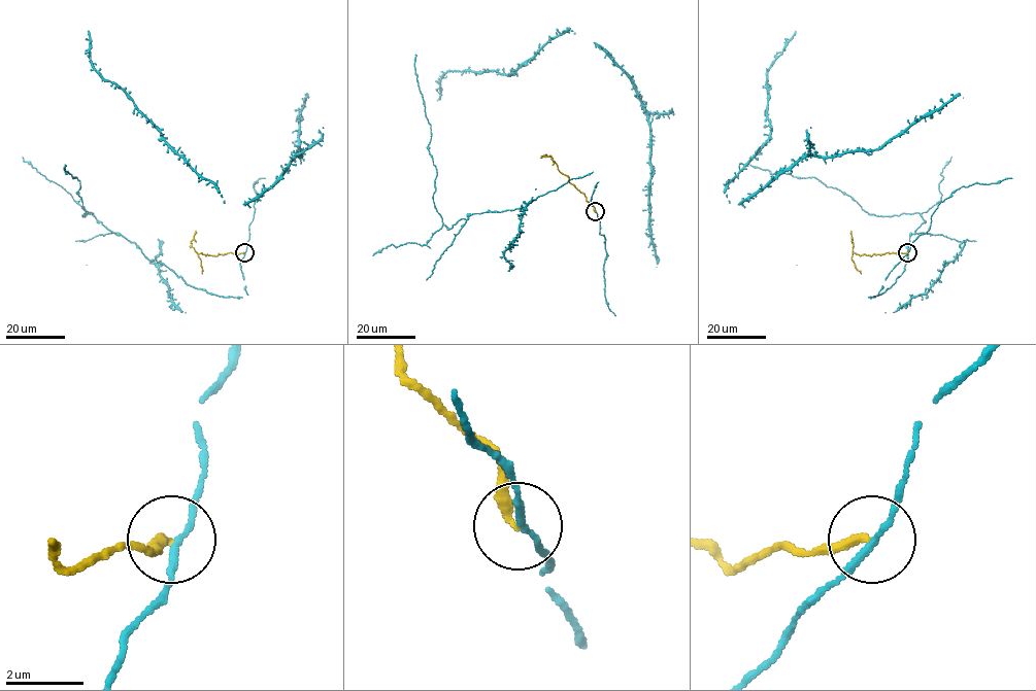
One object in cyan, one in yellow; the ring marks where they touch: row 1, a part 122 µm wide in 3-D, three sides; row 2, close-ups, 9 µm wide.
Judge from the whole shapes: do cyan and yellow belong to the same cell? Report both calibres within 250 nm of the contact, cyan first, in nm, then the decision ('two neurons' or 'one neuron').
160 nm thick on the cyan side, 240 nm on the other; two neurons

